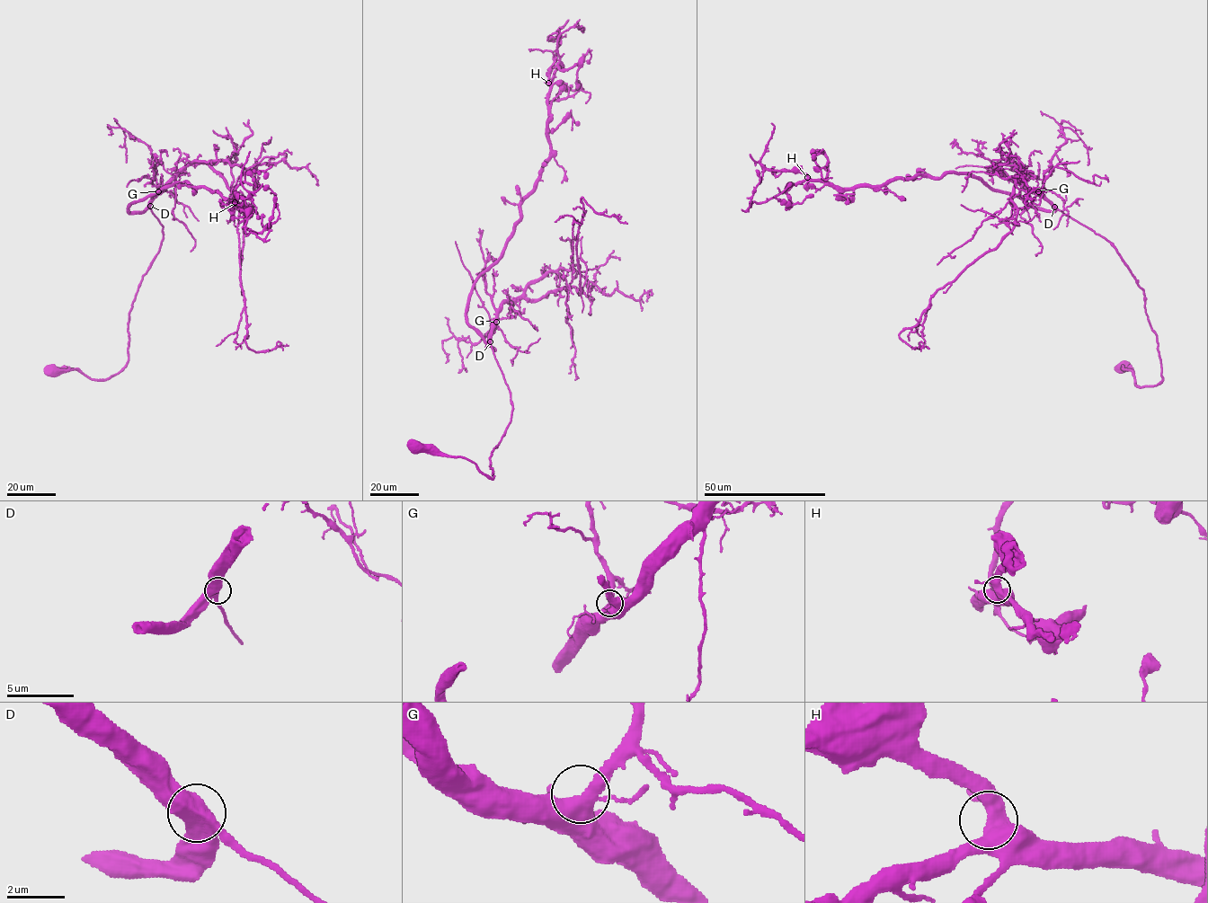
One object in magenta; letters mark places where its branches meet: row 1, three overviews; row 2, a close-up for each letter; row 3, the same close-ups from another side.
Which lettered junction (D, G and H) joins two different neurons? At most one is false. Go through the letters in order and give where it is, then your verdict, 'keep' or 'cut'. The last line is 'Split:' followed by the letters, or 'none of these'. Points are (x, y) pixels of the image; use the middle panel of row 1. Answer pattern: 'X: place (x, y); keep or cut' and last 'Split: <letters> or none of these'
D: place (490, 341); keep
G: place (496, 322); keep
H: place (548, 83); keep
Split: none of these

